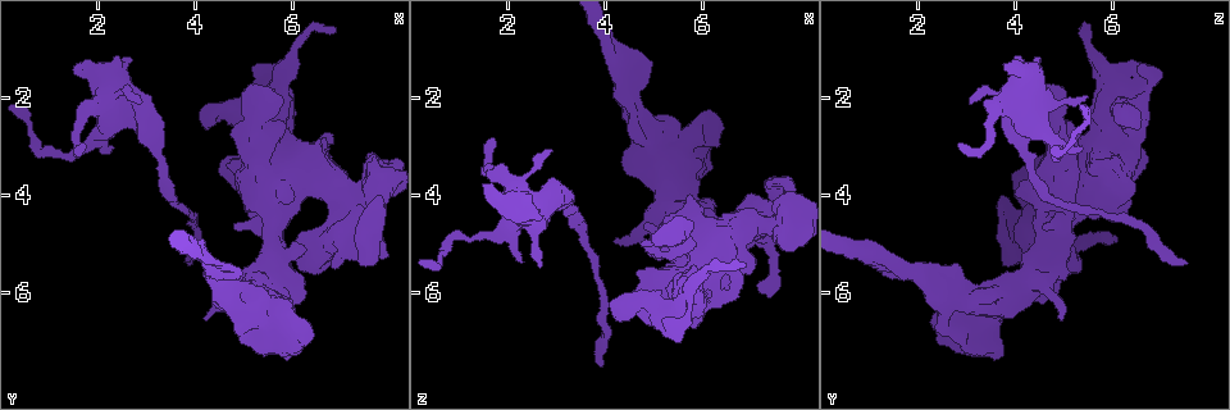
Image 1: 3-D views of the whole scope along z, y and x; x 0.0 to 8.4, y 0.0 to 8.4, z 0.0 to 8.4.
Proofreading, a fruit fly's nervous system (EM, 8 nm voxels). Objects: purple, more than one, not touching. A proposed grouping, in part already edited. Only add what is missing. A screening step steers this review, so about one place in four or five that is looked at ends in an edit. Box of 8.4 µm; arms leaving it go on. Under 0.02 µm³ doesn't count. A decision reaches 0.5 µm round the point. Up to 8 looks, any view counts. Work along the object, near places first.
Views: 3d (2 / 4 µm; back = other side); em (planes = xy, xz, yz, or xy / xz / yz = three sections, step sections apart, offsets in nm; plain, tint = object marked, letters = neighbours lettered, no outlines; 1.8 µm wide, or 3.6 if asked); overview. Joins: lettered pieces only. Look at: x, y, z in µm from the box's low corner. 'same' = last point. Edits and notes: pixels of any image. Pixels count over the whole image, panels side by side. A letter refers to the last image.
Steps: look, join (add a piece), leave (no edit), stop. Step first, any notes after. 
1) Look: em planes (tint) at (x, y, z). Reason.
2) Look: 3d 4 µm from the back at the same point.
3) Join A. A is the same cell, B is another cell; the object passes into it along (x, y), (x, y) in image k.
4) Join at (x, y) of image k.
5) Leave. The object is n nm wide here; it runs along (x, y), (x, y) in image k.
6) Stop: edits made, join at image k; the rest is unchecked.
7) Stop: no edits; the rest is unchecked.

Look: em 3.6 µm planes (letters) at (1.75, 2.95, 2.90). An open end.

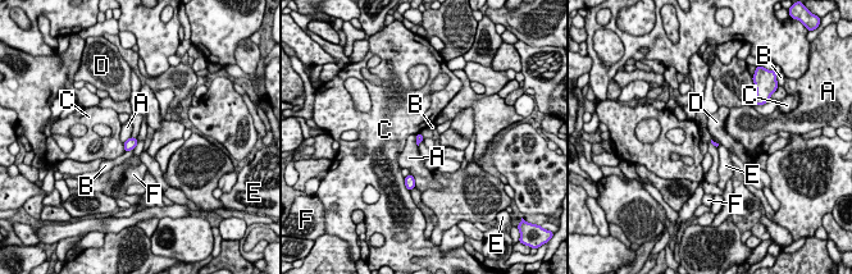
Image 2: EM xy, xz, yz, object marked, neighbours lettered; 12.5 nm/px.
Leave. A, B, C, D, E and F are other cells; a border runs along (139, 141), (132, 149) in image 2; none of them fits.

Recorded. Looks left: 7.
Look: 3d 4 µm at (1.55, 1.35, 3.80). Free end.

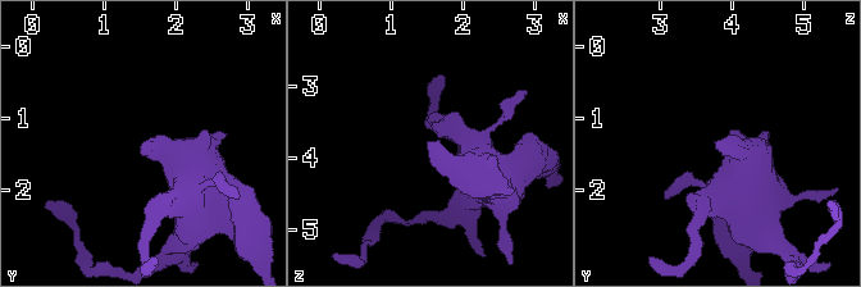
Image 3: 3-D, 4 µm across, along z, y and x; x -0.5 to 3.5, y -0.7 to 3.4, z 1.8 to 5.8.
Look: em planes (letters) at (1.50, 1.35, 3.75).

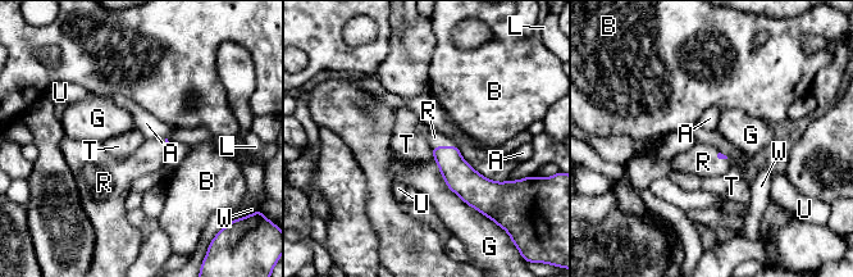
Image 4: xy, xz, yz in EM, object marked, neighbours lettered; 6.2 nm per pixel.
Join R. R is the same cell, A, B, G, L, T, U and W are other cells; the cell continues.

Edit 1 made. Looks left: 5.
Look: overview.

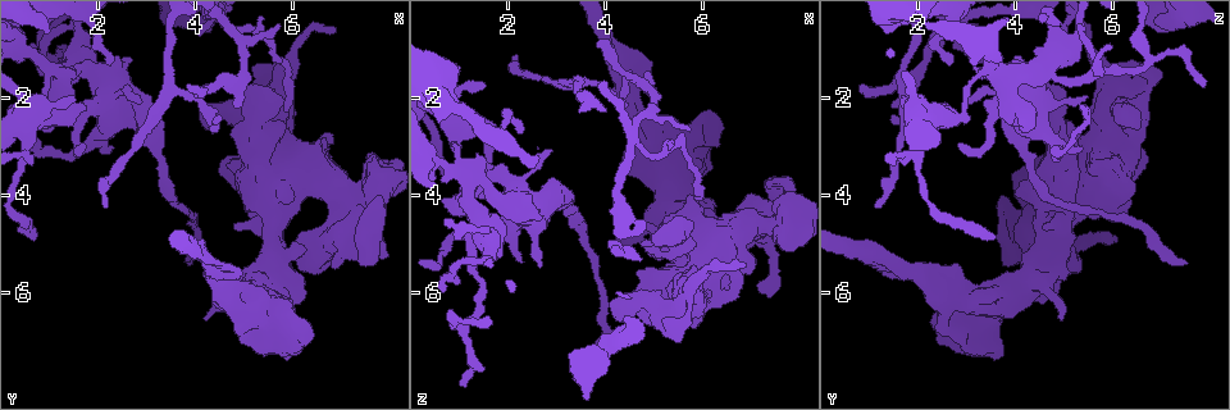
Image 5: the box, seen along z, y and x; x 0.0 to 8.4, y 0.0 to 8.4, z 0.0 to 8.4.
Look: em xz step 4 (letters) at (2.65, 2.05, 5.45). An open end.

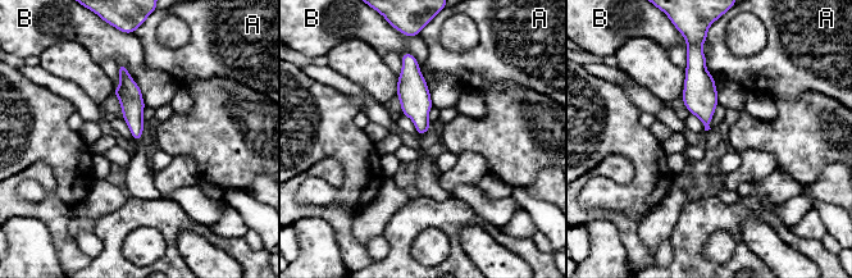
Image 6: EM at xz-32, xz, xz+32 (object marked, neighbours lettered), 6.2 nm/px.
Look: em planes (letters) at the same point. Cut it another way.

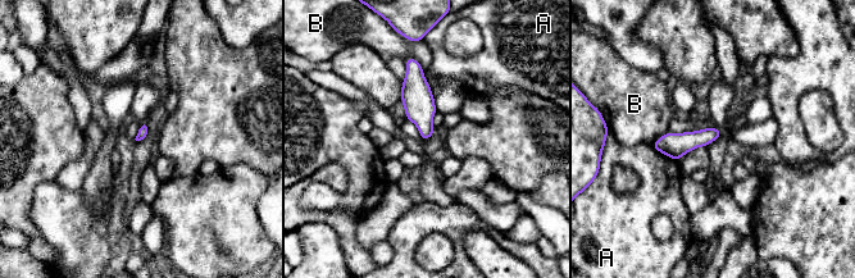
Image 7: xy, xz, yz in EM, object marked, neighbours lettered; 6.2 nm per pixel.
Leave. The longest contact is with B, 380 nm; A and B are other cells; a border runs along (406, 58), (421, 65), (437, 110) in image 7; no lettered piece goes on from it.

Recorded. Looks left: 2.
Stop: edits made, join at image 4; the rest is unchecked.

